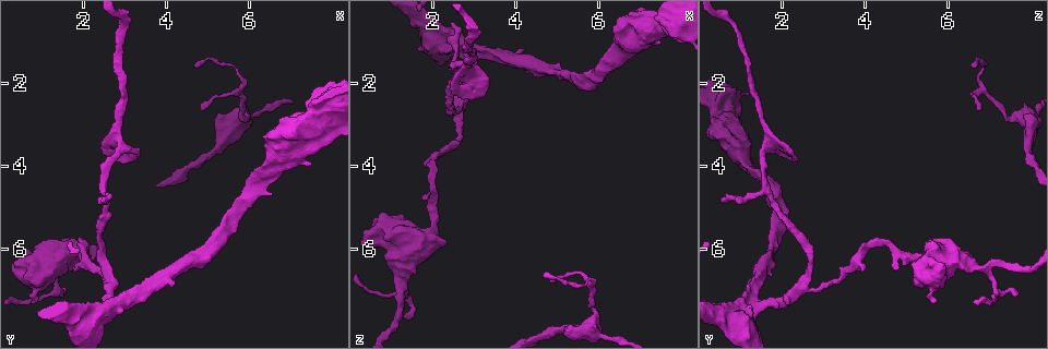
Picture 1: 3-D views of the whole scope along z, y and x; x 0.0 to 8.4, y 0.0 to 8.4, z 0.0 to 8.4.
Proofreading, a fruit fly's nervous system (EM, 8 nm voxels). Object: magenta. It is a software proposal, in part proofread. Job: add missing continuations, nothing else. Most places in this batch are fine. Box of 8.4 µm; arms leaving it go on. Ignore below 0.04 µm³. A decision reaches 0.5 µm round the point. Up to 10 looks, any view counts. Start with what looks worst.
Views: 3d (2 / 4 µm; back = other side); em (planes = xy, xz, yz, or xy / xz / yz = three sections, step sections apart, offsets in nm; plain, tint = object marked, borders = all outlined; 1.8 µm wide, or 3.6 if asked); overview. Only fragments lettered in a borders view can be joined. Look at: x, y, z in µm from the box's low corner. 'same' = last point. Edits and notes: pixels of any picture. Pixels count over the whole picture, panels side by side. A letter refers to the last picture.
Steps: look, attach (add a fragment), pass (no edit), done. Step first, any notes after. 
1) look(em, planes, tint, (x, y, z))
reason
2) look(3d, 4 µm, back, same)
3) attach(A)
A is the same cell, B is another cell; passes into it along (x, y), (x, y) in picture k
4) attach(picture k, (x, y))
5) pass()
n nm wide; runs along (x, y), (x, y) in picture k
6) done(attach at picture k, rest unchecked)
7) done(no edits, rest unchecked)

look(3d, 2 µm, (2.65, 7.00, 2.55))
two arms in line, one across

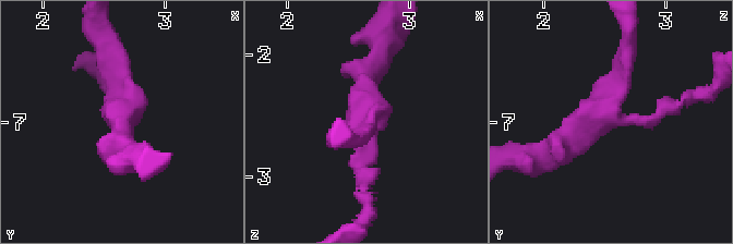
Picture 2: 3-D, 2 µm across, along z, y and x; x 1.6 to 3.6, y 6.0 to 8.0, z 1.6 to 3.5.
look(em, planes, plain, (2.62, 6.92, 2.58))
3 arms; shape alone is not enough

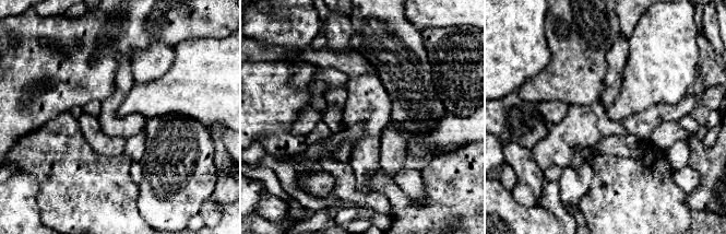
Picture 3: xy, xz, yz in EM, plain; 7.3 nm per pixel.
look(em, planes, borders, same)
what lies round it

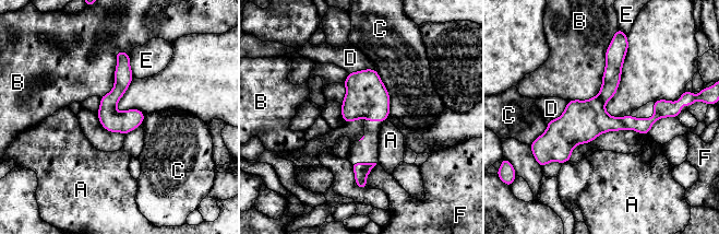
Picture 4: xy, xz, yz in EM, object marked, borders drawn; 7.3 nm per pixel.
pass()
170 nm wide; A, B, C, D, E and F are other cells; none of them fits

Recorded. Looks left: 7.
look(em, xy, step 8, tint, (1.95, 5.80, 4.40))
abrupt turn

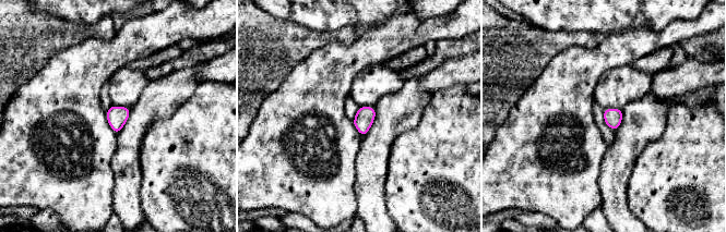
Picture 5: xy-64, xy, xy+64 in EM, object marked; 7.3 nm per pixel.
look(em, yz, step 8, borders, same)

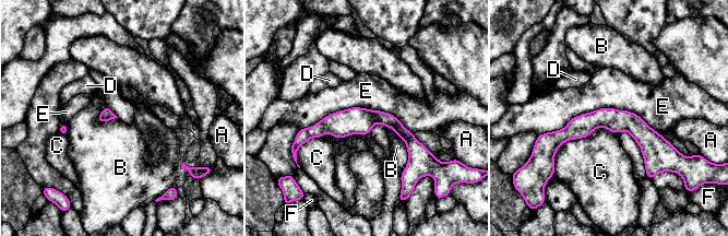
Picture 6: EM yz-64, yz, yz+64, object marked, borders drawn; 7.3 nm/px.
pass()
E touches over 850 nm; A, B, C, D, E and F are other cells; none of them fits

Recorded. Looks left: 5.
look(em, yz, step 8, tint, (2.50, 4.85, 0.55))
tapers out

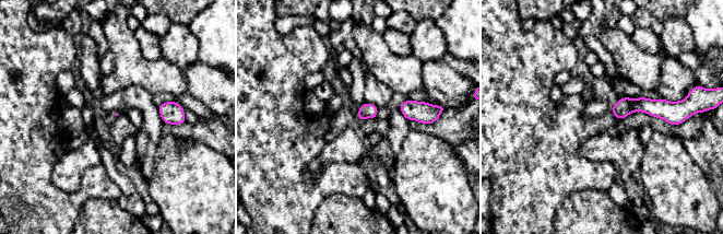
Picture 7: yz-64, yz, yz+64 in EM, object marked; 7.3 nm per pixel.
look(em, xy, step 4, borders, same)

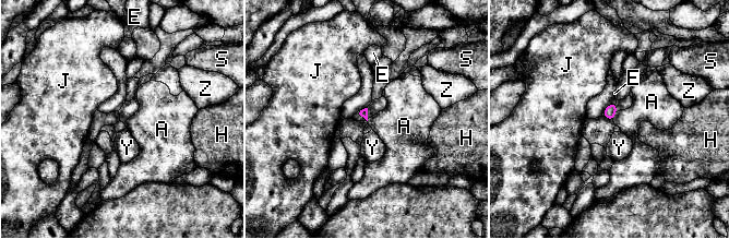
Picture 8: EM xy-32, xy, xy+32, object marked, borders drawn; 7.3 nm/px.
pass()
A, E, H, J, S, Y and Z are other cells; border along (617, 112), (612, 119) in picture 8; none of them fits

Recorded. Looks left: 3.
look(em, xz, step 8, borders, (1.00, 6.55, 6.45))
free end

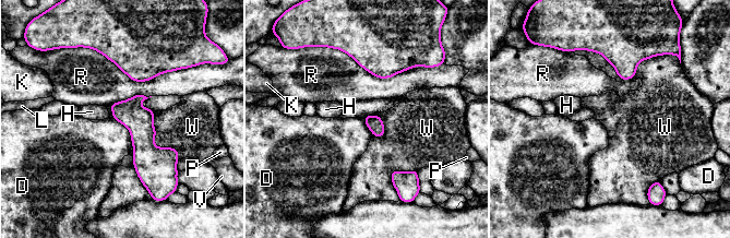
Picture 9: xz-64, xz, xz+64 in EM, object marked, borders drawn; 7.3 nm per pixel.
look(em, planes, borders, same)

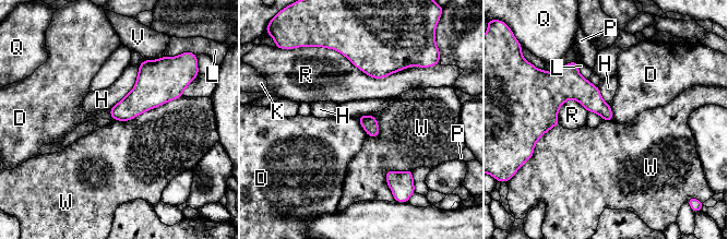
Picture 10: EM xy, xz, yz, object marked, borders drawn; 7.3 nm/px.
pass()
D, H, K, L, P, Q, R, V and W are other cells; border along (182, 95), (129, 120), (114, 120) in picture 10; no lettered fragment goes on from it

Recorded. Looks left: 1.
done(no edits, rest unchecked)

